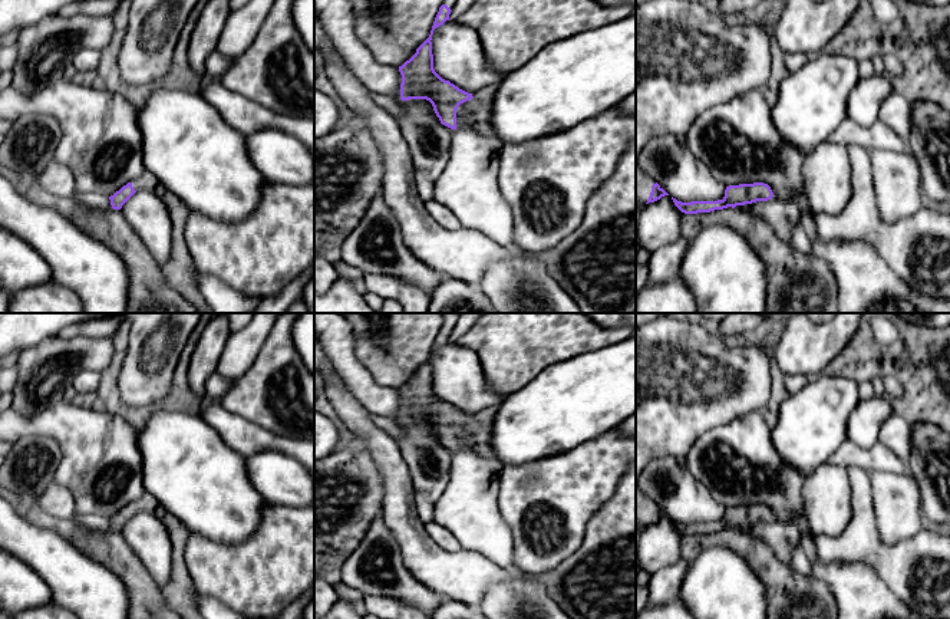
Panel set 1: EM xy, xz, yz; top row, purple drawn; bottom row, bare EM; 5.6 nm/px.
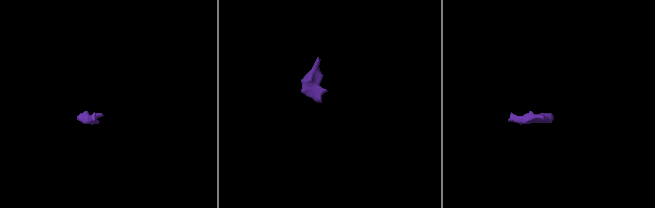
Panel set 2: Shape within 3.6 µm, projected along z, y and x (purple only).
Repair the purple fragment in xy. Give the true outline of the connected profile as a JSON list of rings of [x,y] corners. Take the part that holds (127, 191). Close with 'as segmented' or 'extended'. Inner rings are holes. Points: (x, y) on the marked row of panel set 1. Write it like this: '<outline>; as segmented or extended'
[[[145,171],[141,177],[110,195],[112,208],[121,210],[122,205],[141,190],[151,191],[159,197],[171,215],[172,250],[168,263],[162,267],[162,276],[166,284],[192,303],[198,313],[214,313],[195,283],[197,269],[185,243],[184,230],[191,210],[149,171]]]; extended

